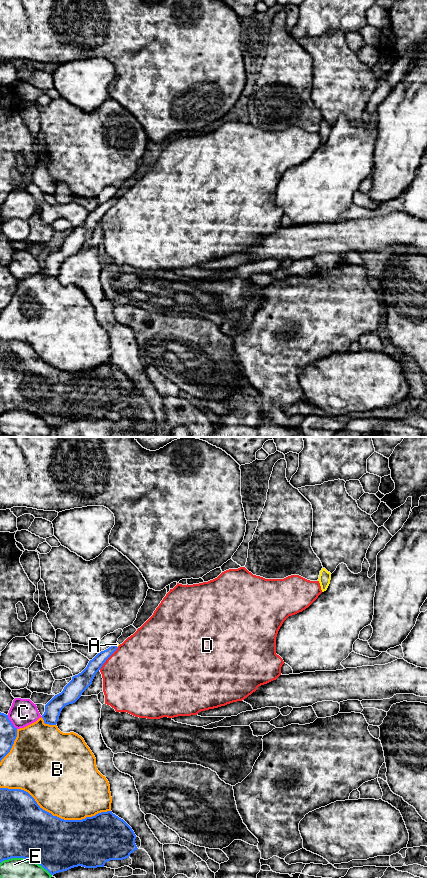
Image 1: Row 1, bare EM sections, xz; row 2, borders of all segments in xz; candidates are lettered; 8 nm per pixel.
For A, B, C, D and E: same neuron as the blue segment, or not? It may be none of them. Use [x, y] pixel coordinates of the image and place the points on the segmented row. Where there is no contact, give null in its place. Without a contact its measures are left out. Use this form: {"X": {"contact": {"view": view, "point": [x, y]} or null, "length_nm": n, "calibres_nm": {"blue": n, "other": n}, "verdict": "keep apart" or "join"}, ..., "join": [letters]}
{"A": {"contact": {"view": "xz", "point": [116, 646]}, "length_nm": 40, "calibres_nm": {"blue": 110, "other": 20}, "verdict": "join"}, "B": {"contact": {"view": "xz", "point": [55, 816]}, "length_nm": 900, "calibres_nm": {"blue": 420, "other": 480}, "verdict": "keep apart"}, "C": {"contact": {"view": "xz", "point": [10, 722]}, "length_nm": 140, "calibres_nm": {"blue": 140, "other": 220}, "verdict": "keep apart"}, "D": {"contact": {"view": "xz", "point": [108, 657]}, "length_nm": 240, "calibres_nm": {"blue": 120, "other": 480}, "verdict": "keep apart"}, "E": {"contact": {"view": "xz", "point": [26, 858]}, "length_nm": 420, "calibres_nm": {"blue": 440, "other": 160}, "verdict": "keep apart"}, "join": ["A"]}

